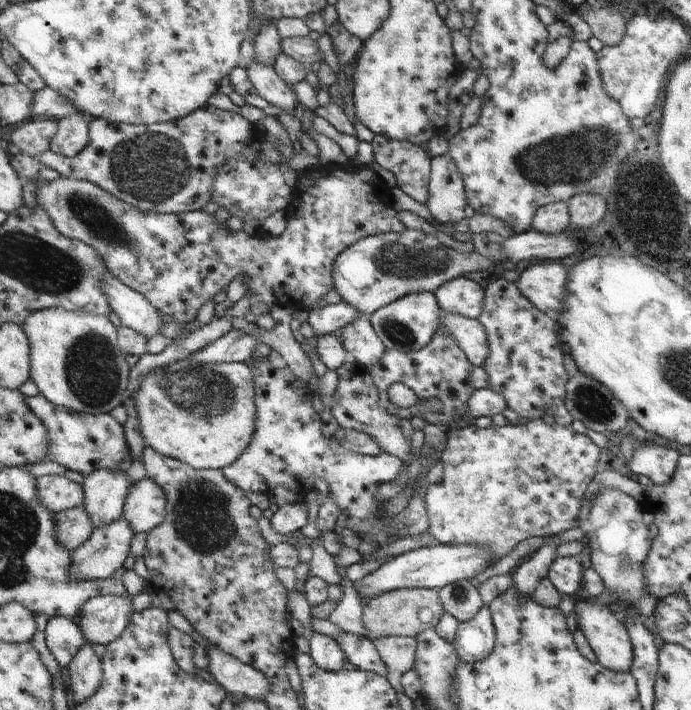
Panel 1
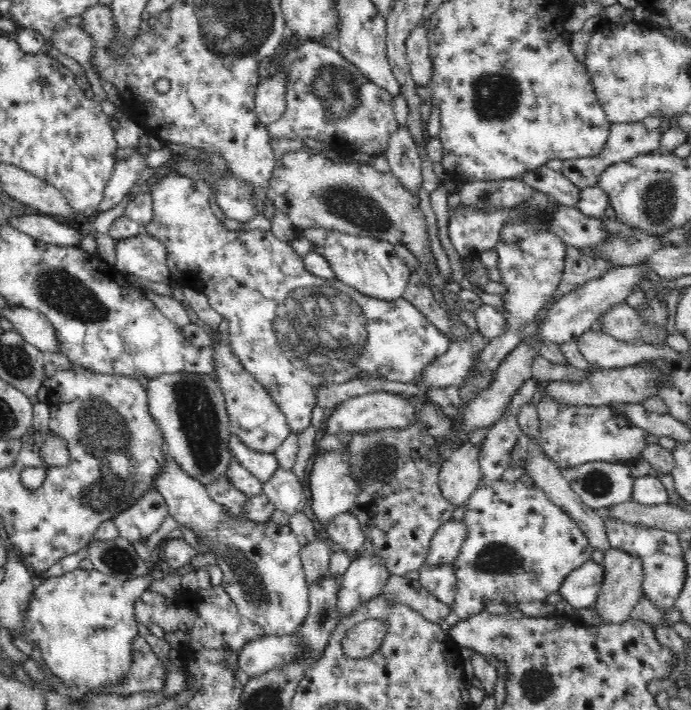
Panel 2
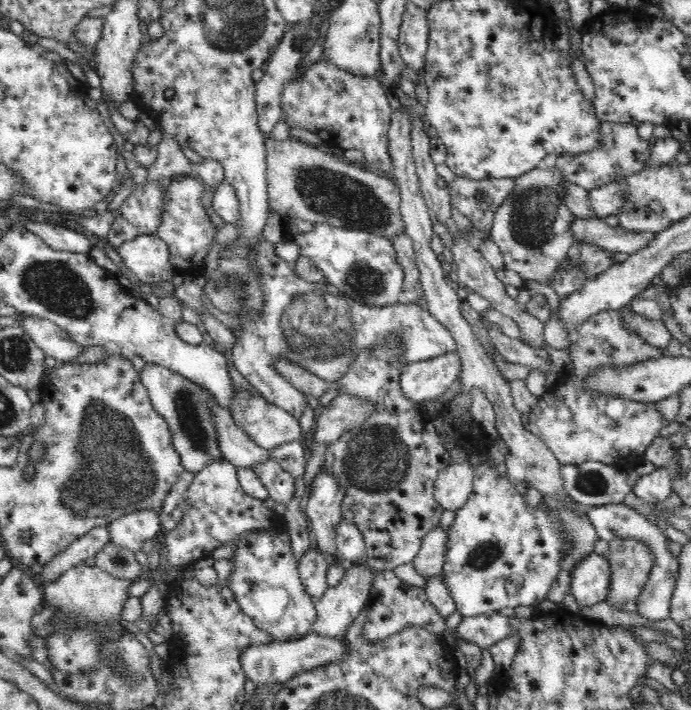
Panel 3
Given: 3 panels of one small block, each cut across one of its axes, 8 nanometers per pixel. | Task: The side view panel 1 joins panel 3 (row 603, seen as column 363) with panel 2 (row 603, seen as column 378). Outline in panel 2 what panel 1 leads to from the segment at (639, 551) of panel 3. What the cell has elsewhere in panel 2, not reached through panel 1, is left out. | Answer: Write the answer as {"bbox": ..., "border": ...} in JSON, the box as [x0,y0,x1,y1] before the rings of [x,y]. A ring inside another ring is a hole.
{"bbox":[594,548,644,624],"border":[[[608,548],[602,564],[606,570],[606,578],[594,608],[606,624],[618,624],[630,620],[634,606],[638,606],[638,602],[644,598],[644,560],[642,556],[626,552],[622,548]]]}

